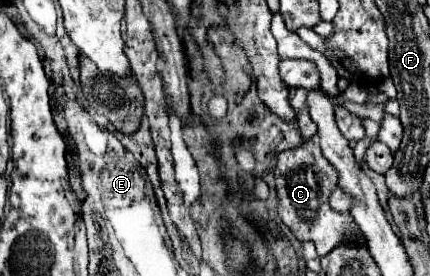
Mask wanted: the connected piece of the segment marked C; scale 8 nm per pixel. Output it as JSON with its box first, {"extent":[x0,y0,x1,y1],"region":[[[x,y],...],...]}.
{"extent":[274,141,366,257],"region":[[[306,141],[298,149],[280,153],[274,175],[280,203],[280,219],[296,235],[298,241],[312,241],[320,257],[328,255],[332,249],[348,241],[366,245],[366,237],[356,221],[350,217],[350,213],[340,213],[330,207],[328,199],[332,189],[338,185],[338,171],[322,155],[318,143]]]}

